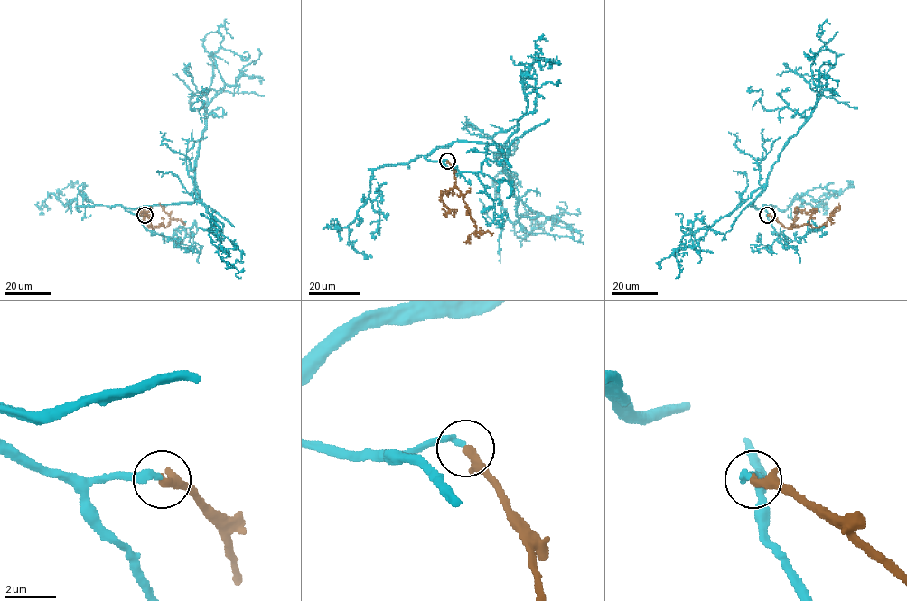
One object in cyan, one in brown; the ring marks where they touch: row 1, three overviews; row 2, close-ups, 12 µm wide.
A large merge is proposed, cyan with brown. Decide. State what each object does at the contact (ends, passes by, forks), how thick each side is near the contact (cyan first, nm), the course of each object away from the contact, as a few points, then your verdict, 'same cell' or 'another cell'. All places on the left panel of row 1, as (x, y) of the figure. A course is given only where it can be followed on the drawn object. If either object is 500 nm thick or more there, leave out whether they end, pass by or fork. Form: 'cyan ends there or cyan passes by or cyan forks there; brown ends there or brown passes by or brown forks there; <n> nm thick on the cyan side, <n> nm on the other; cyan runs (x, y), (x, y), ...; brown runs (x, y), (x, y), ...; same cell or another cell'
cyan ends there; brown ends there; 240 nm thick on the cyan side, 380 nm on the other; cyan runs (144, 215), (125, 208), (196, 198), (195, 161), (213, 72), (210, 57), (223, 48), (257, 60), (258, 49); brown runs (144, 215), (150, 219), (152, 228), (160, 224), (166, 227), (170, 217), (158, 203); same cell

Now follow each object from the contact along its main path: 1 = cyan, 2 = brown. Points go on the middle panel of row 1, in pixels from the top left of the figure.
1: (447, 160), (425, 158), (454, 142), (506, 147), (521, 238), (576, 209)
2: (447, 161), (476, 228), (476, 232), (469, 235), (468, 240), (463, 242)

